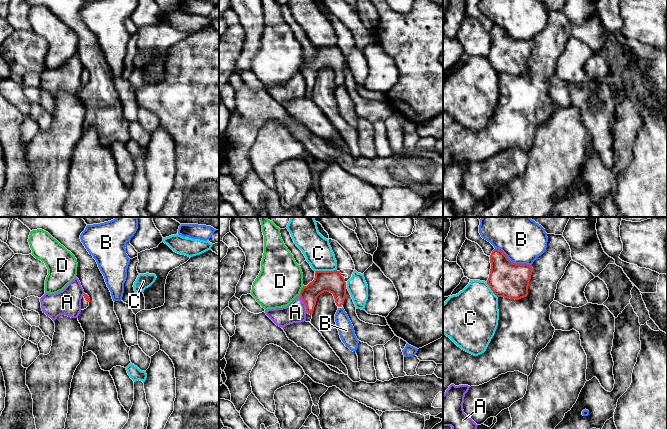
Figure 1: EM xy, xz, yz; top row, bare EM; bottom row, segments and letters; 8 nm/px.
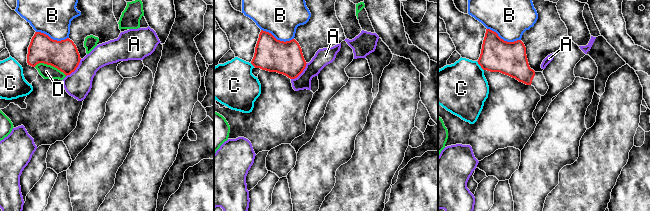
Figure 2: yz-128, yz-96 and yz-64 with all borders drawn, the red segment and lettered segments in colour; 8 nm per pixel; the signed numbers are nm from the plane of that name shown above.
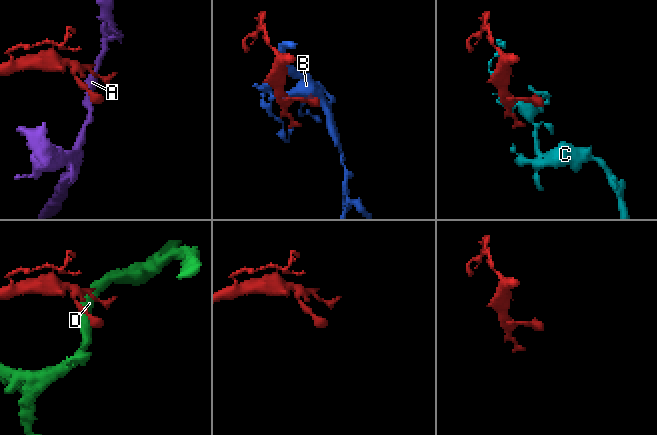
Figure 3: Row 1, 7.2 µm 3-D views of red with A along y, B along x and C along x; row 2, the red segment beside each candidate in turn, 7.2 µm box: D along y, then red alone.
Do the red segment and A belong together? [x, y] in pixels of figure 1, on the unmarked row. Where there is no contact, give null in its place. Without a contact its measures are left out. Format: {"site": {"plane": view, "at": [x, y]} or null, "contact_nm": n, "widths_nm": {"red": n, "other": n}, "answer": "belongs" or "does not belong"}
{"site": {"plane": "xz", "at": [305, 80]}, "contact_nm": 160, "widths_nm": {"red": 180, "other": 170}, "answer": "does not belong"}

